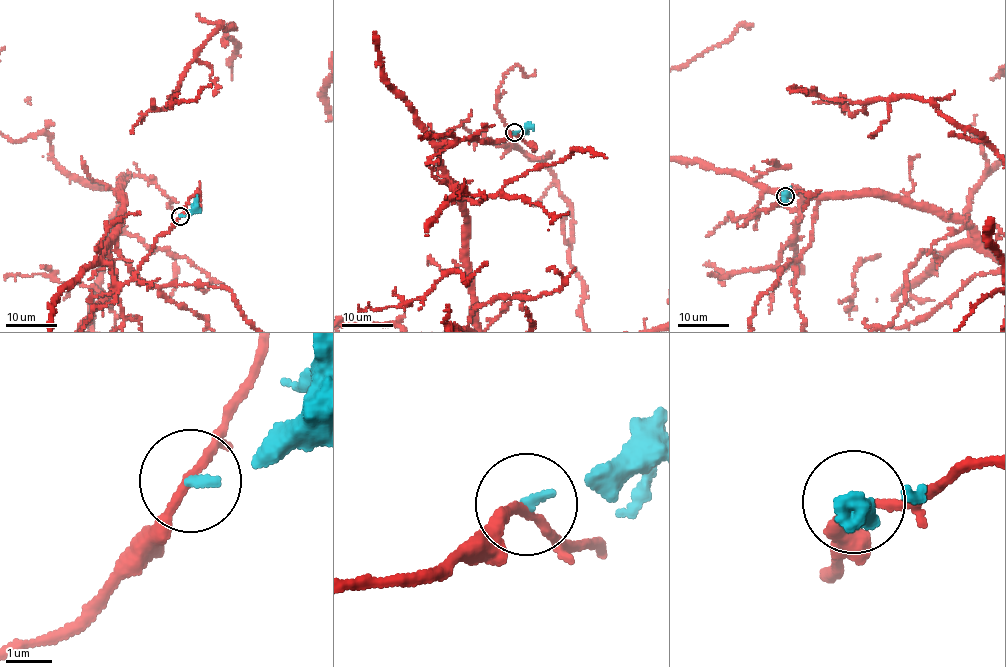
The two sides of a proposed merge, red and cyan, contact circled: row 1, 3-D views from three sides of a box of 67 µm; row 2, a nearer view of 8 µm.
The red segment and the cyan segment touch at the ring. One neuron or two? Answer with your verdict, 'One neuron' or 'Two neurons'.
Two neurons

